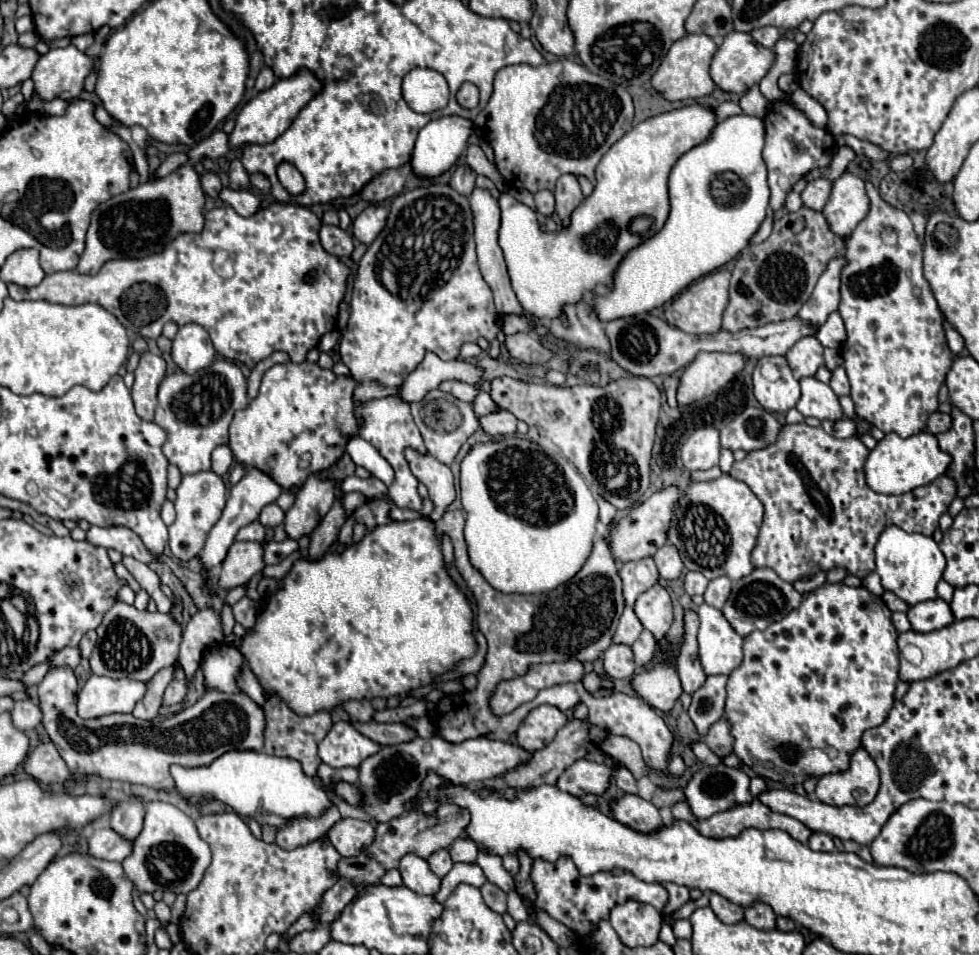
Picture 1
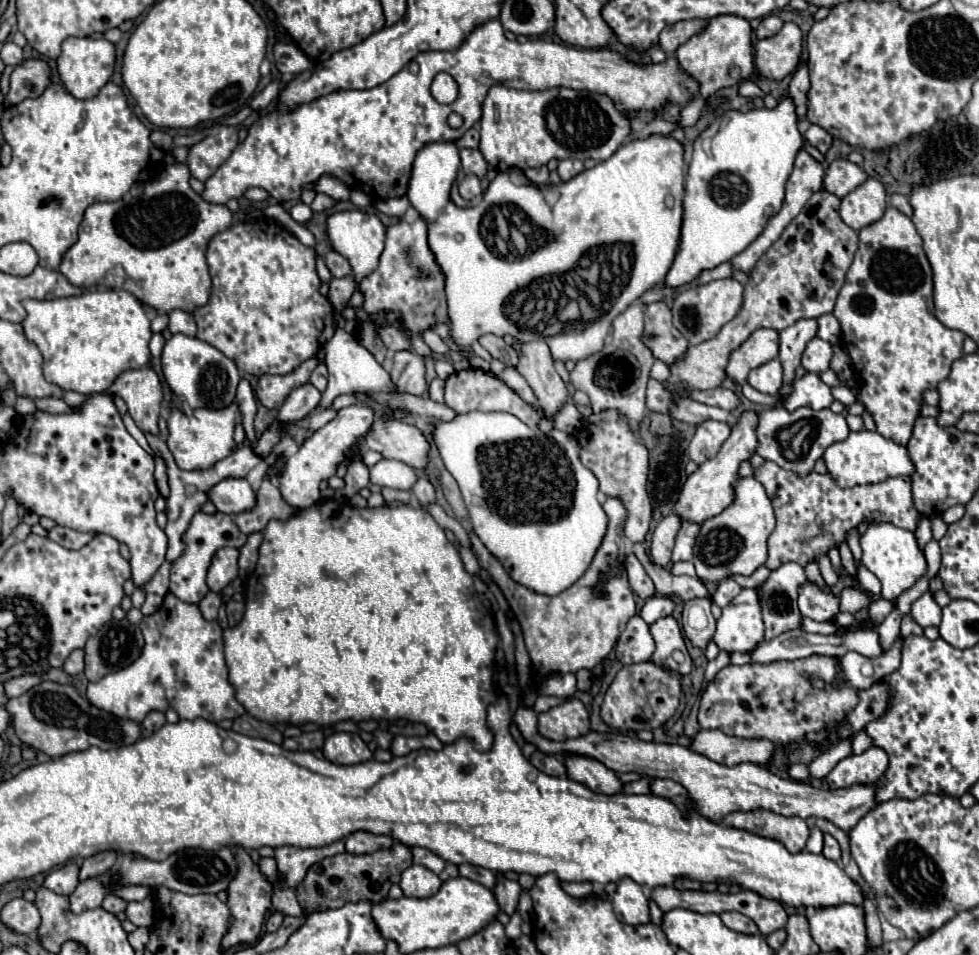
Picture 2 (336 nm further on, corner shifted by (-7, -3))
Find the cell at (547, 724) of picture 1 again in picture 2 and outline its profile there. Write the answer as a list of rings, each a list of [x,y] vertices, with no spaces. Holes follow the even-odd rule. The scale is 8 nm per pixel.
[[[569,698],[563,704],[539,714],[537,730],[541,736],[563,742],[565,738],[579,738],[589,732],[589,714],[581,700]]]

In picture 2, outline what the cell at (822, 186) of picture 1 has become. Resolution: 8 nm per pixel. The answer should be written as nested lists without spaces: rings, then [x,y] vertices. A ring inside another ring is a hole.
[[[835,160],[829,164],[825,172],[823,186],[827,192],[835,194],[837,198],[843,198],[845,194],[853,192],[865,180],[867,180],[867,174],[861,170],[861,166],[849,160]]]

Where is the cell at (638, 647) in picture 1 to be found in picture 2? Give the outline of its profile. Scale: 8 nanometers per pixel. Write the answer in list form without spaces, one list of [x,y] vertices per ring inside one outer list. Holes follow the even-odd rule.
[[[673,616],[657,620],[651,626],[651,636],[657,646],[651,656],[651,662],[655,666],[661,666],[667,672],[675,672],[679,676],[685,676],[691,672],[691,668],[693,668],[691,658],[687,654],[679,624],[675,622]]]

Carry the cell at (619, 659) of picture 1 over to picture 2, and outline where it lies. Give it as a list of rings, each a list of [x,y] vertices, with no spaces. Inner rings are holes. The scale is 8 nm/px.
[[[633,616],[615,646],[617,660],[623,666],[647,662],[651,658],[653,650],[655,650],[655,642],[649,632],[649,626],[639,616]]]

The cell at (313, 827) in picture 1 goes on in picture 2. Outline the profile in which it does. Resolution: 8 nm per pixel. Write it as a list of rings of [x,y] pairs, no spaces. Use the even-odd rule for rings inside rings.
[[[341,840],[323,846],[323,848],[295,848],[295,846],[281,846],[275,848],[275,860],[279,872],[285,876],[289,888],[295,888],[307,874],[307,870],[321,862],[327,856],[345,852],[345,844]]]

